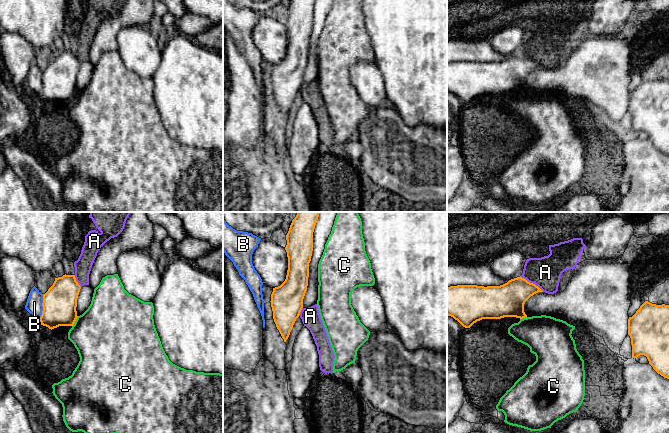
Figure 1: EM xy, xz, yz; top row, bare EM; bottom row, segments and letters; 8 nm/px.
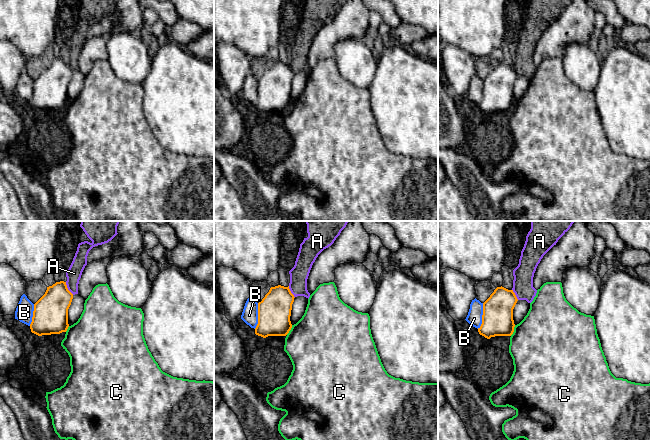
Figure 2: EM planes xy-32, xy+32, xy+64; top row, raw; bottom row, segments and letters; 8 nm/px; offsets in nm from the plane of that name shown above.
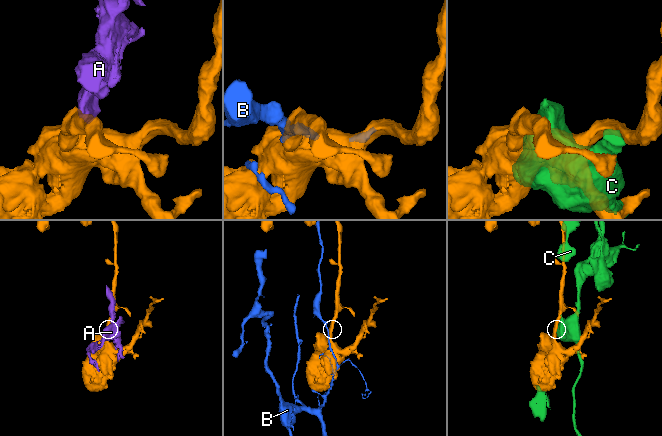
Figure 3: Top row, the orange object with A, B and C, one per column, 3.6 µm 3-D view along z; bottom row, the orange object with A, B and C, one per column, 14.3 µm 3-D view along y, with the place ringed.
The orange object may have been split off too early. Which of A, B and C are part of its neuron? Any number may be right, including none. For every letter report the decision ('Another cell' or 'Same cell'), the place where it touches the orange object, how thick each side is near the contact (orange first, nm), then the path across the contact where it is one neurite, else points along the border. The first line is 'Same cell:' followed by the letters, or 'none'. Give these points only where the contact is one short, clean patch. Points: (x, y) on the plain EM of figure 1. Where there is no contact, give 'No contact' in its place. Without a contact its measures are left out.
Same cell: none
A: Another cell. Touches orange at yz (532, 59). Thickness 260 nm (orange) against 260 nm. Boundary: yz (520, 52), (534, 59), (543, 67)
B: Another cell. Touches orange at xy (42, 81). Thickness 280 nm (orange) against 130 nm
C: Another cell. Touches orange at xy (75, 96). Thickness 280 nm (orange) against 480 nm

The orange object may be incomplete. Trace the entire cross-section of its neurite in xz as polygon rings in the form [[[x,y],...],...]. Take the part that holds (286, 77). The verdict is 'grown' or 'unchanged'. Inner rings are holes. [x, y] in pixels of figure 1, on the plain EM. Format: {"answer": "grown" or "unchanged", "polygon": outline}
{"answer": "unchanged", "polygon": [[[291,0],[286,11],[287,51],[280,62],[273,64],[270,77],[274,98],[284,118],[288,115],[303,84],[303,75],[308,62],[315,1]]]}

